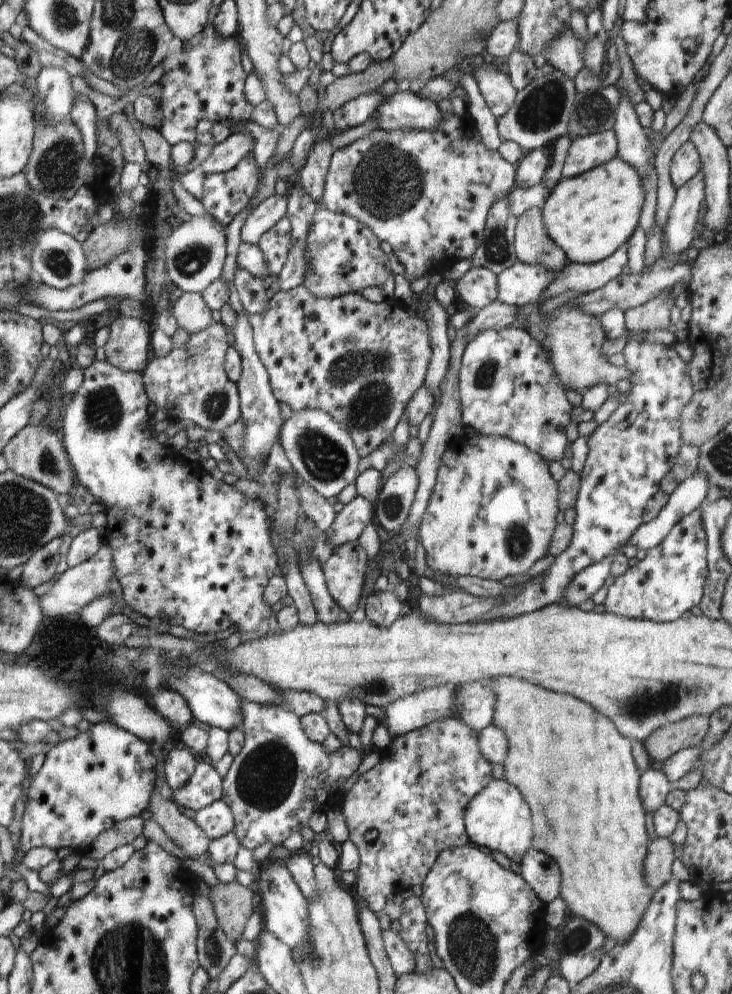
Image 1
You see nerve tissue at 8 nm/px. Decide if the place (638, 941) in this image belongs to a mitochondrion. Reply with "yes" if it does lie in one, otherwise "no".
no

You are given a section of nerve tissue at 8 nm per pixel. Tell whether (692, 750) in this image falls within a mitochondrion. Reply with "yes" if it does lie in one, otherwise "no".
no

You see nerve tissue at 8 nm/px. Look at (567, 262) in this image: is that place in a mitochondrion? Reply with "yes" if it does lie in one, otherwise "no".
no

